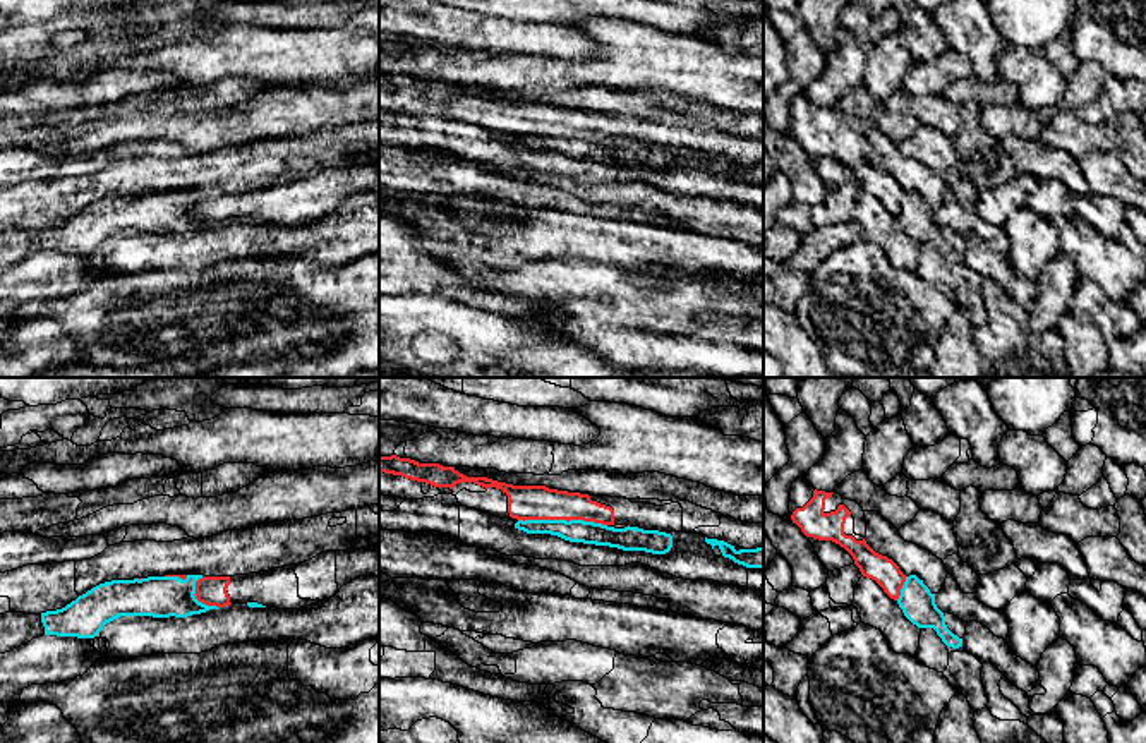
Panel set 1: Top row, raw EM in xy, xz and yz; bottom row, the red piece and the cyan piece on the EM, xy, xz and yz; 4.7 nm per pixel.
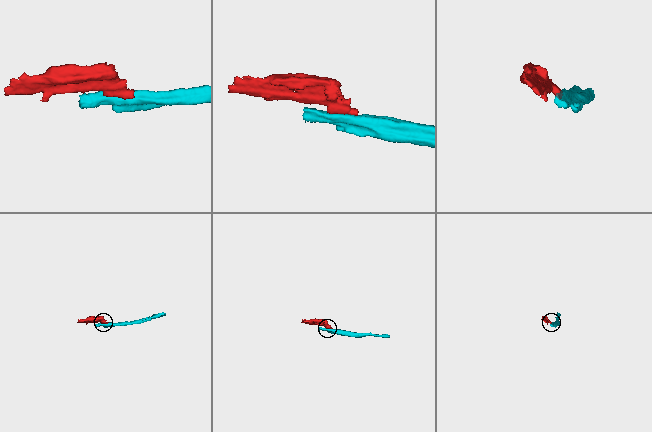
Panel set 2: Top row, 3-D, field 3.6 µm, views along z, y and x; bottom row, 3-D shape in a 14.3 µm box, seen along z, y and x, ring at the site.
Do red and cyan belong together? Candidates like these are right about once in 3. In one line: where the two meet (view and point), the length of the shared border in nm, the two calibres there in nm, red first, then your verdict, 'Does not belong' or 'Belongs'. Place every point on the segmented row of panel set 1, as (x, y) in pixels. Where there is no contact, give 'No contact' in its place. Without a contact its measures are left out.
Touches red at xz (563, 519). Shared border 420 nm. Thickness 160 nm (red) against 110 nm. Does not belong

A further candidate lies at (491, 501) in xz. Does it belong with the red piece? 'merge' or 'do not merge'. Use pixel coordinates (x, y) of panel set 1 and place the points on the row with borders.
merge

